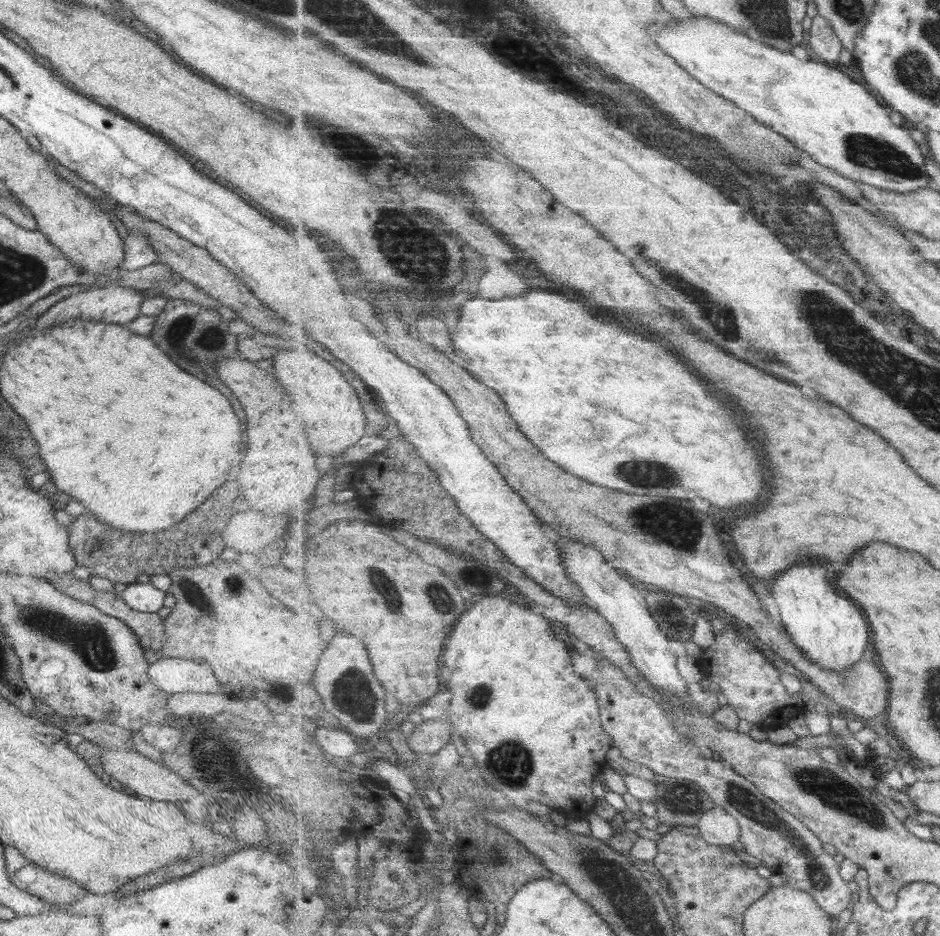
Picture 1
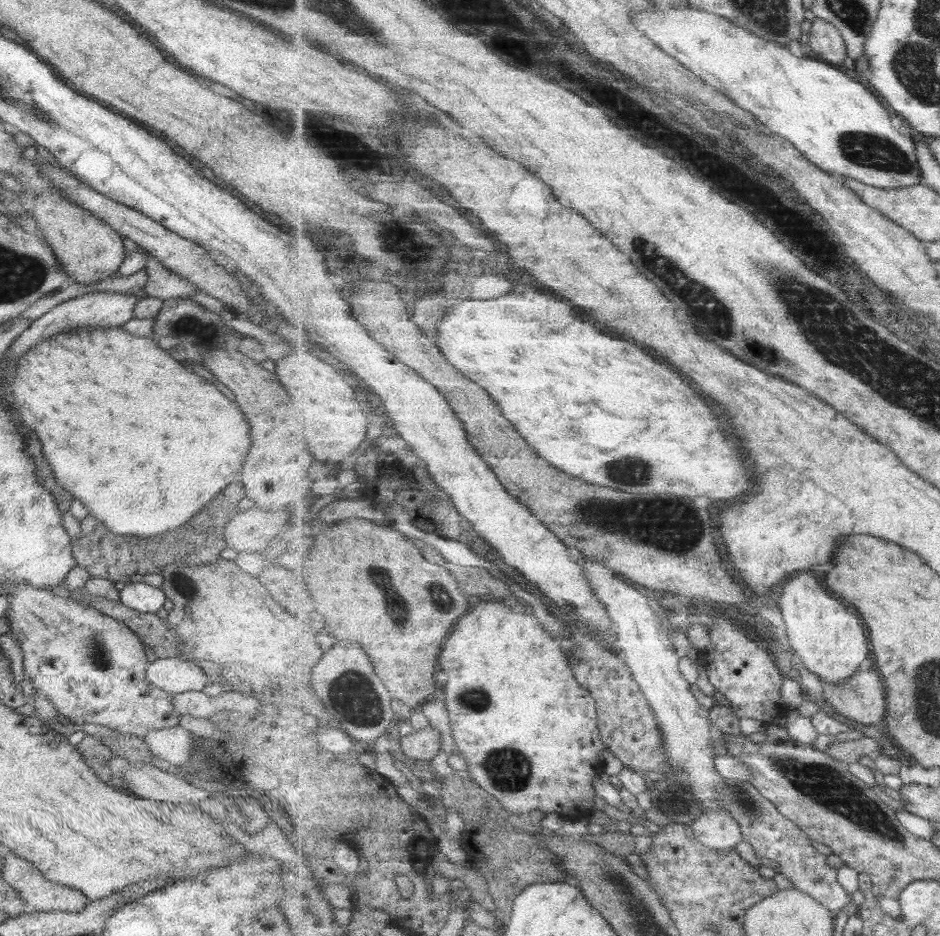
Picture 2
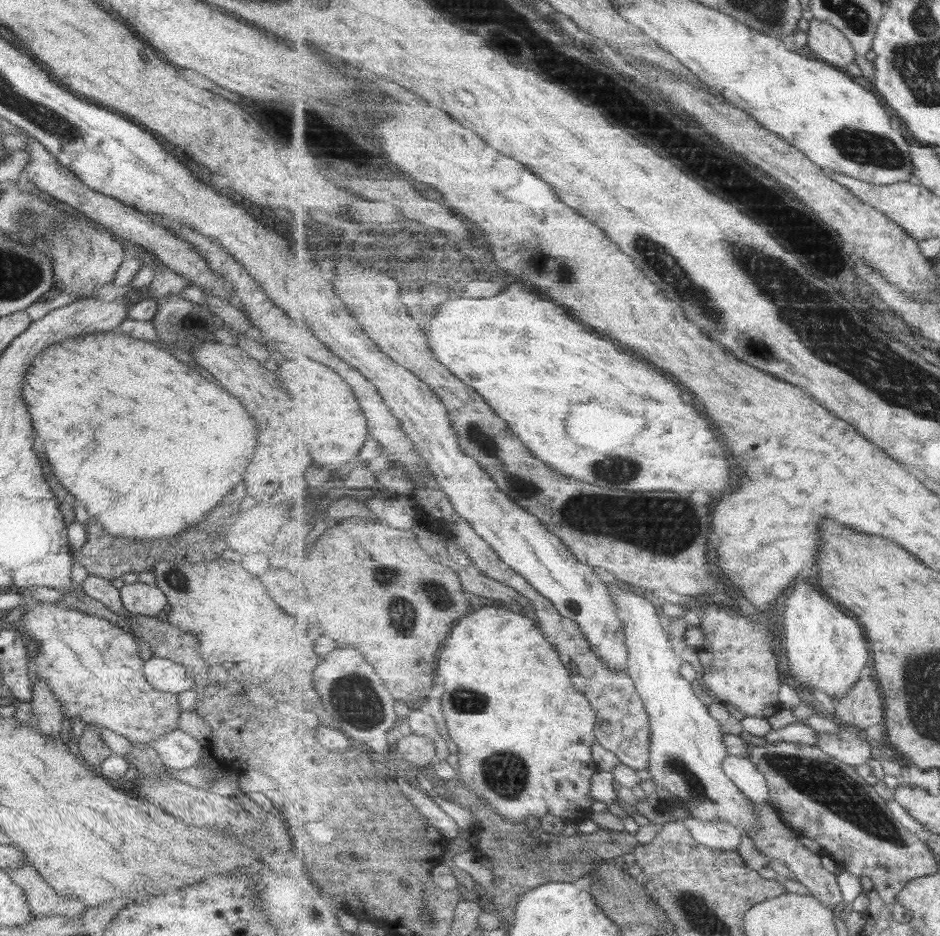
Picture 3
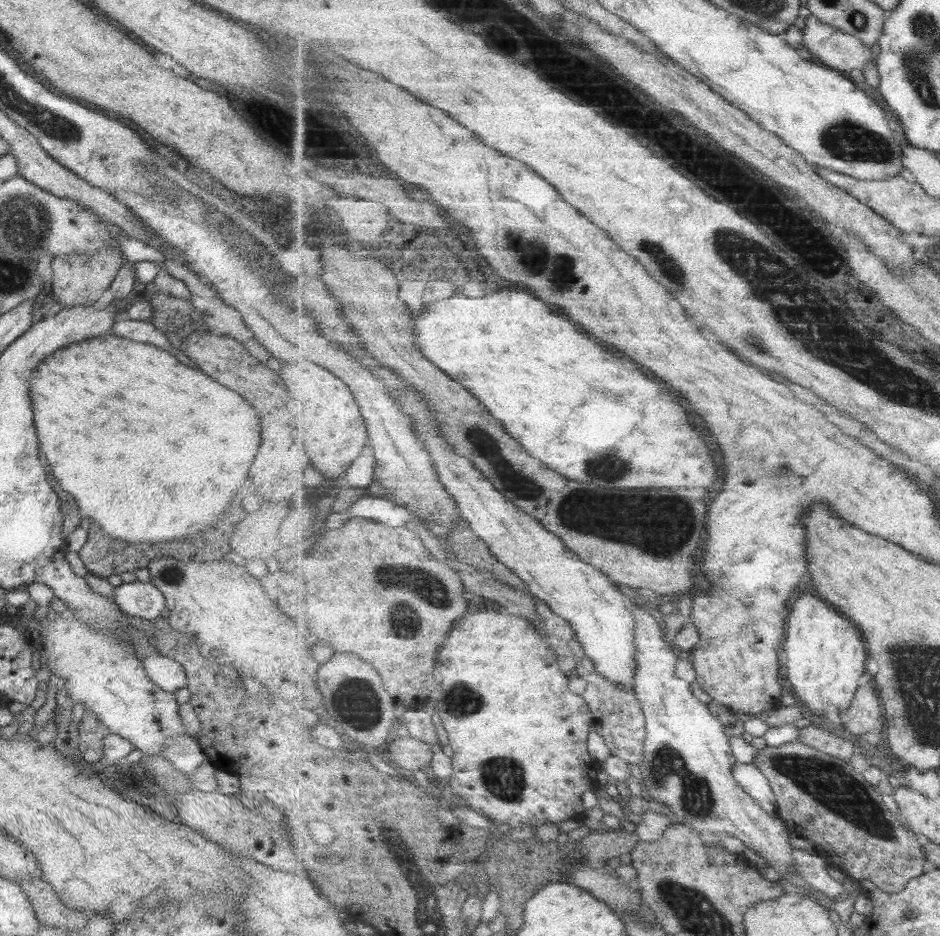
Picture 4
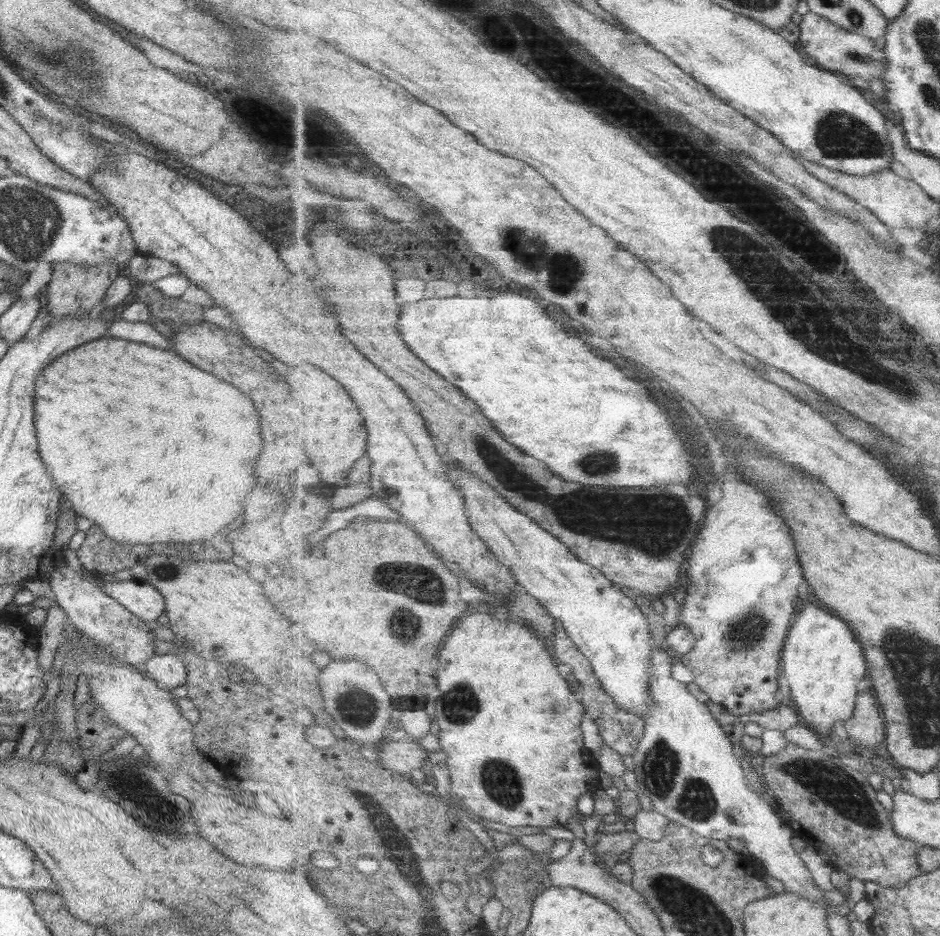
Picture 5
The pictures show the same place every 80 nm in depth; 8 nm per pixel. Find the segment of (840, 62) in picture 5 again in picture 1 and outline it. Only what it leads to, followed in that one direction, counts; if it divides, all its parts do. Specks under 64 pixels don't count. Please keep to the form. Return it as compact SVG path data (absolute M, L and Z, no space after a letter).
M813 12L808 46L821 62L834 65L839 60L844 46L837 35L828 18Z

